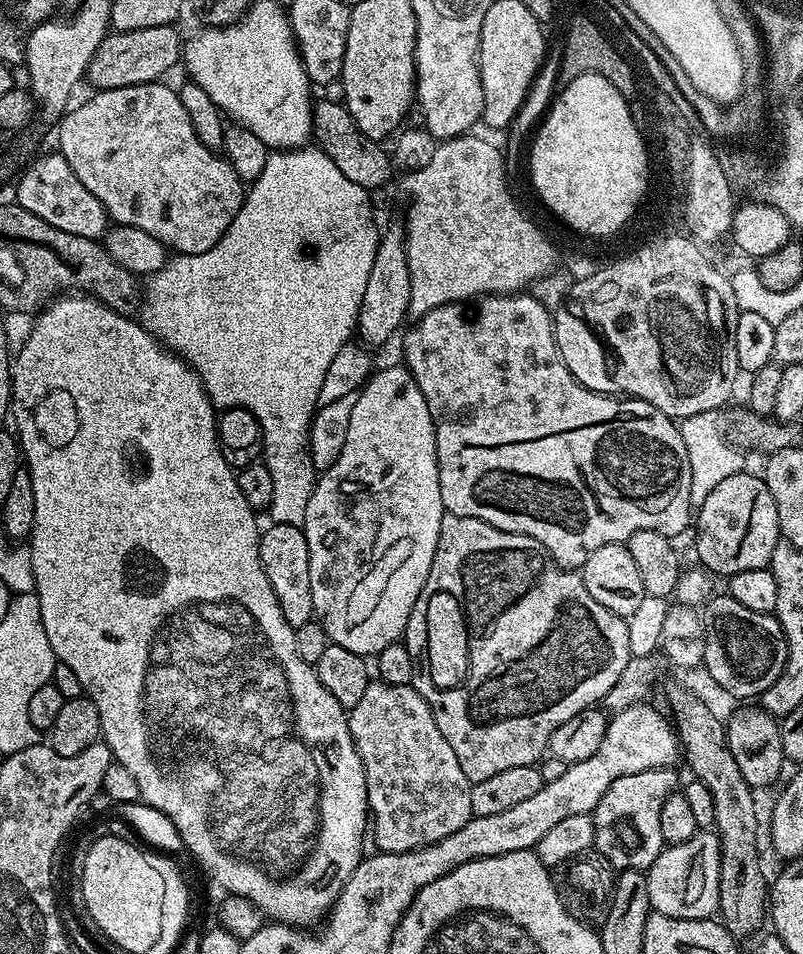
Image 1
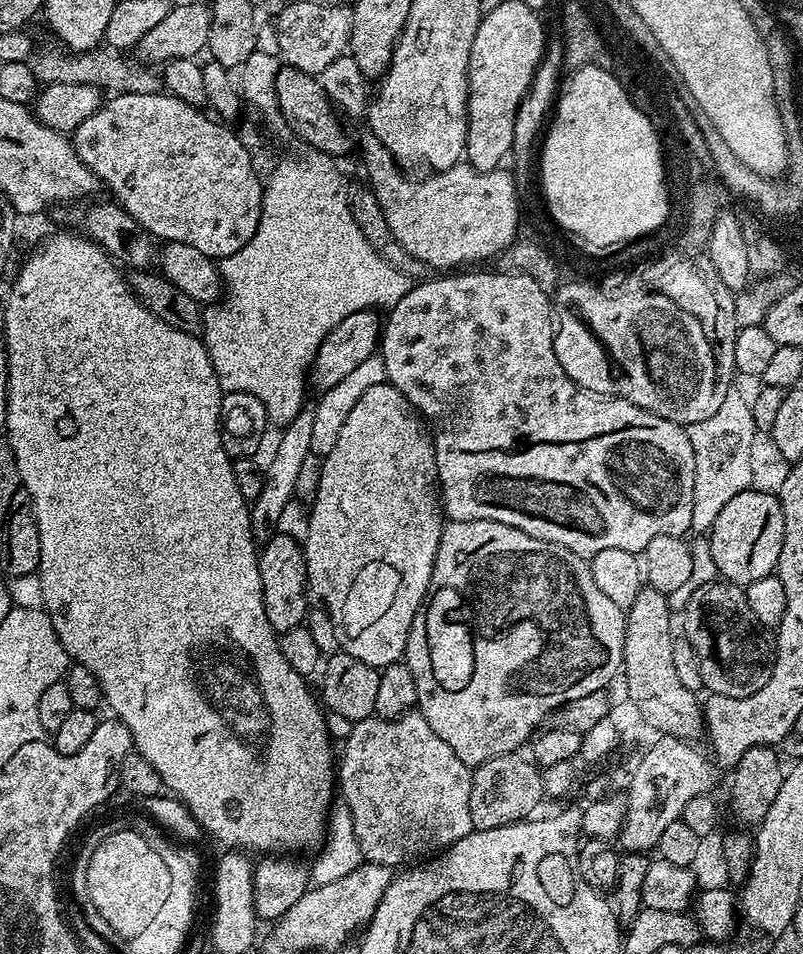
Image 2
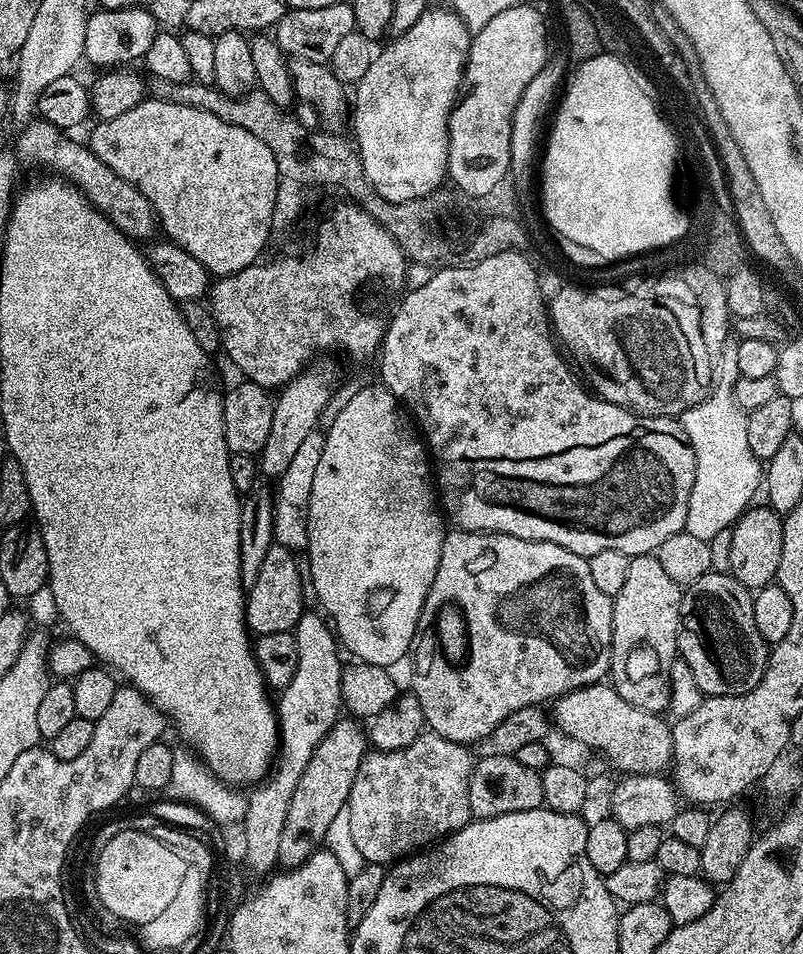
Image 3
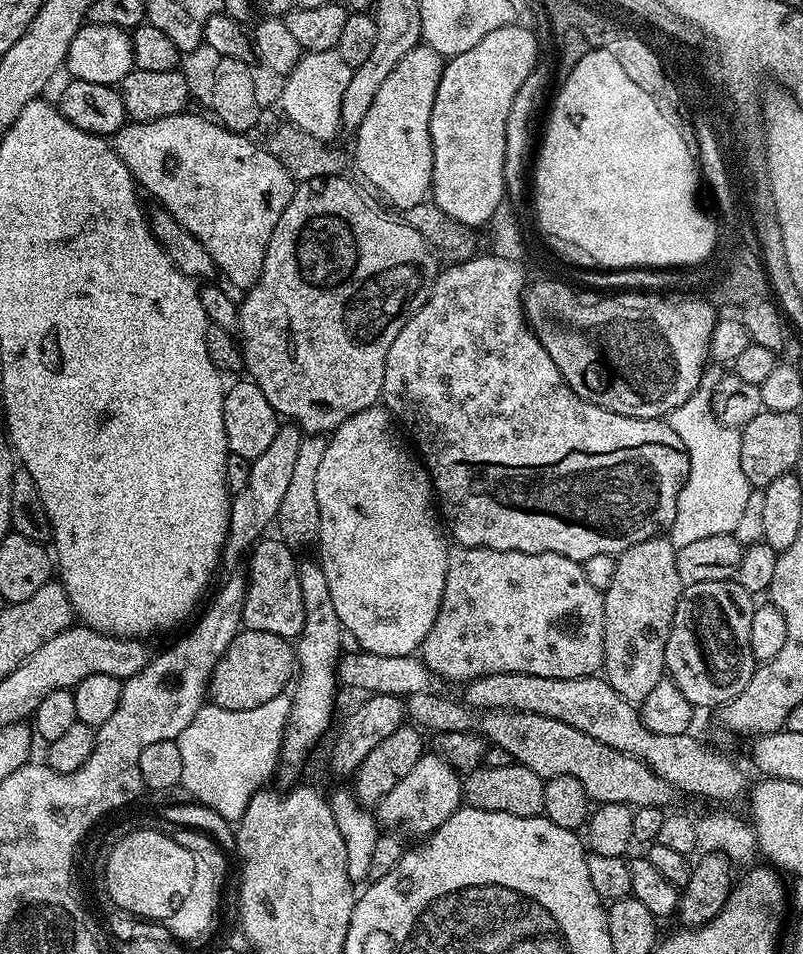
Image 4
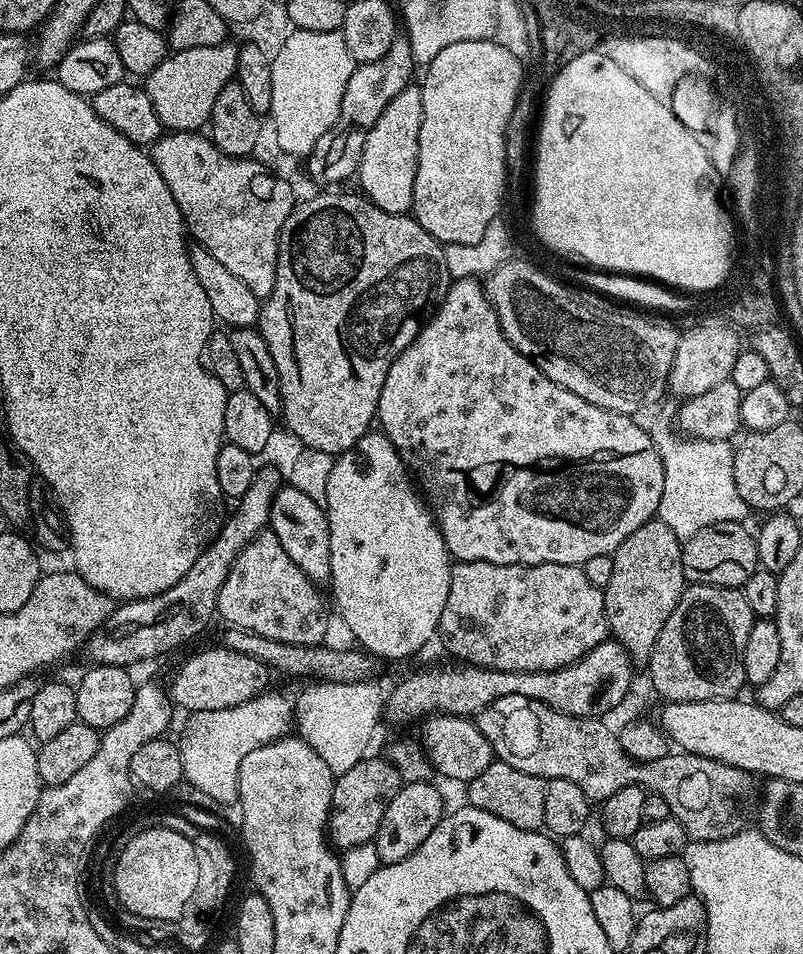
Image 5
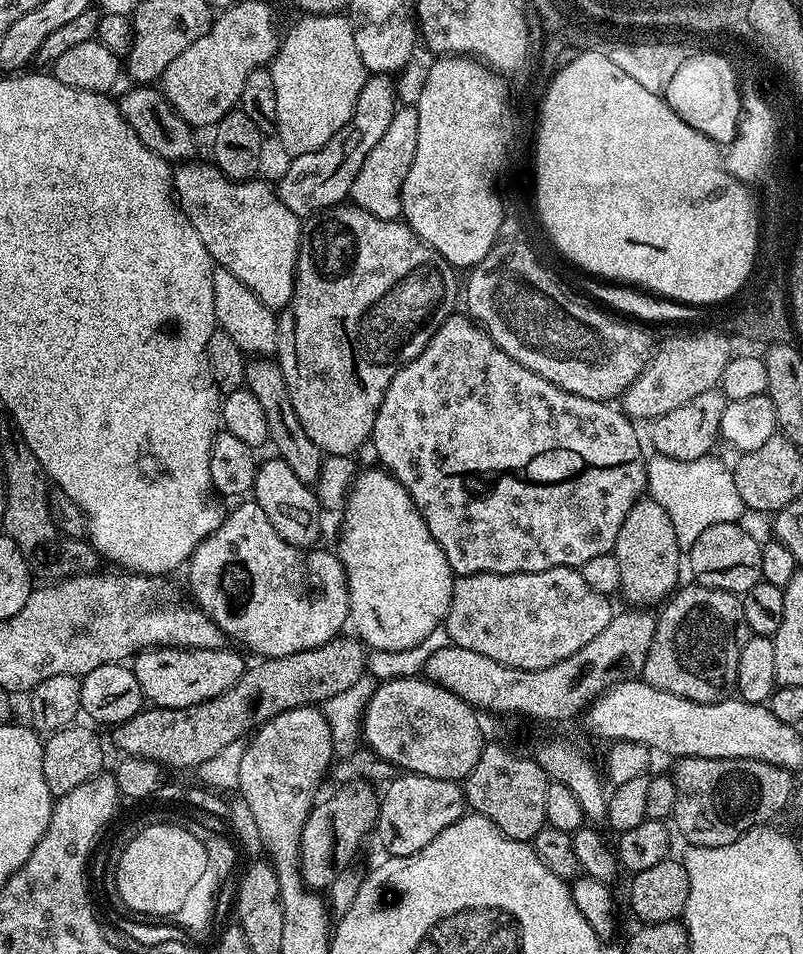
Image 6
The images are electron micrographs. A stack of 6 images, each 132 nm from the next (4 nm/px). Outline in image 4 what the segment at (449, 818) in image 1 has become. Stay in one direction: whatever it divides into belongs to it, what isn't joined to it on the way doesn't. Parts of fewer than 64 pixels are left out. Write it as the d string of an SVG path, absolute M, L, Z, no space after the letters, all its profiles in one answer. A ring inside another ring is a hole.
M425 754L410 766L410 774L406 774L406 778L402 778L402 782L398 782L398 786L375 805L374 816L385 829L405 828L420 836L416 838L424 838L442 826L442 822L446 822L446 818L450 818L461 804L462 780L457 771L440 754Z

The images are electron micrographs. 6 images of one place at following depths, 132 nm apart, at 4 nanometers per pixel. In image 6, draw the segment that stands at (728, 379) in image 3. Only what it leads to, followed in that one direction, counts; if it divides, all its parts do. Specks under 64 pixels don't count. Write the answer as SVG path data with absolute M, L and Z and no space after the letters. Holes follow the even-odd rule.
M659 454L647 457L648 486L651 499L656 500L670 514L670 523L674 525L674 534L681 549L687 550L706 530L715 524L730 524L739 521L740 512L745 511L738 486L734 486L732 468L720 460L712 460L711 455L694 462L678 462Z

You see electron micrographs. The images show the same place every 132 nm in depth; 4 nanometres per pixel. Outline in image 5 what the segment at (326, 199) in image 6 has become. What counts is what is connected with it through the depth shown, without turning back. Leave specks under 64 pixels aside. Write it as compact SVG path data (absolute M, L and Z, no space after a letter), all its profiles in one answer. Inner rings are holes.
M396 38L380 60L368 63L357 63L346 85L342 96L340 116L326 134L318 139L312 153L307 157L308 172L320 186L340 186L343 180L357 175L362 158L362 150L366 146L366 138L372 127L392 98L406 87L409 87L414 69L410 42L406 38Z

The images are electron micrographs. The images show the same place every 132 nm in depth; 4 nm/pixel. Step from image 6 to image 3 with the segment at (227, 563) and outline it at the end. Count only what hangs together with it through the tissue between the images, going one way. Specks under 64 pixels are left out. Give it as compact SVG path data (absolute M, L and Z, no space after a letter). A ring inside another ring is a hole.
M275 542L270 546L270 550L266 550L266 559L258 570L258 579L252 588L247 589L244 602L244 621L257 637L292 632L300 620L300 615L306 610L296 557L295 551Z

